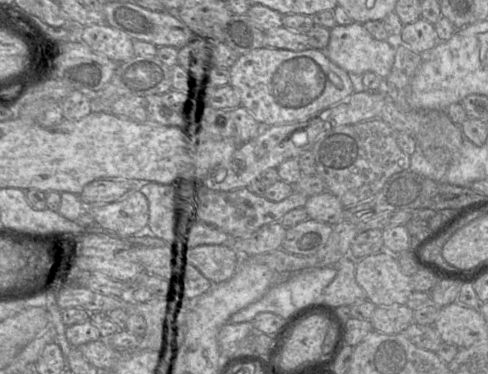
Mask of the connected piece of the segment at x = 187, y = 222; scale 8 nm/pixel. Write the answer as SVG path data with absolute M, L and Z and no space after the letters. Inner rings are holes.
M200 217L178 219L177 231L182 245L226 244L233 237Z

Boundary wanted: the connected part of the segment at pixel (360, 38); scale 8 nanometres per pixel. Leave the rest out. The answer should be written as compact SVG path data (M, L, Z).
M353 22L349 25L336 25L330 30L330 40L325 53L332 62L355 78L359 78L366 72L373 72L385 79L390 74L394 63L397 42L398 40L377 40L363 24Z

